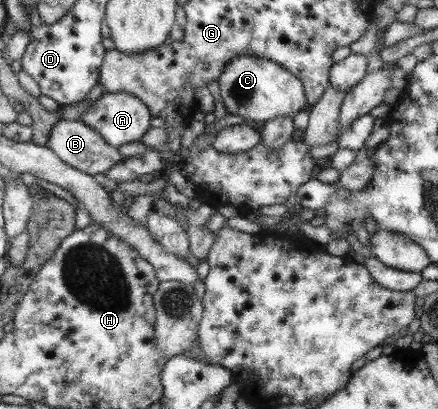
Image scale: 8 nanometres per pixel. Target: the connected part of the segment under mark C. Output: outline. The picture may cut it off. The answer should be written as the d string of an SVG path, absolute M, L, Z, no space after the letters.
M252 56L234 58L217 80L220 97L226 113L237 115L244 123L262 125L273 117L294 117L298 111L306 107L302 83L272 61L262 60Z

